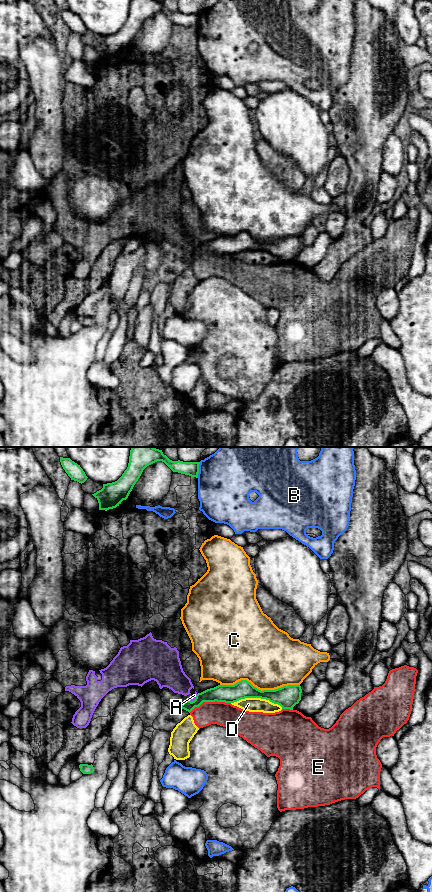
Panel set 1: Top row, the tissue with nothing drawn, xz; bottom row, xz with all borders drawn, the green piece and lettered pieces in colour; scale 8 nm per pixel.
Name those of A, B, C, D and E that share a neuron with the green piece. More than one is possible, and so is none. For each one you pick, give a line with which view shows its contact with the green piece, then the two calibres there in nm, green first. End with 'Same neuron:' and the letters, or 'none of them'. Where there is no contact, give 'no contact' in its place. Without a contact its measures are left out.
Same neuron: none of them

